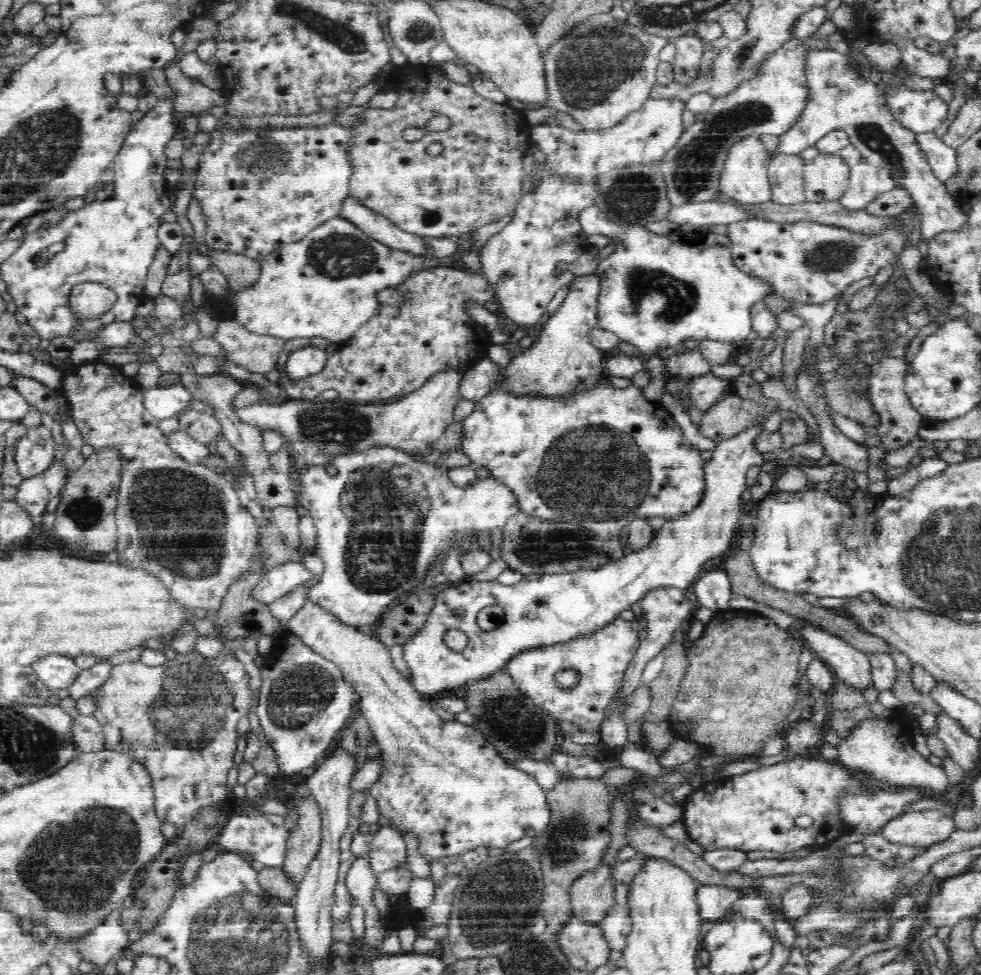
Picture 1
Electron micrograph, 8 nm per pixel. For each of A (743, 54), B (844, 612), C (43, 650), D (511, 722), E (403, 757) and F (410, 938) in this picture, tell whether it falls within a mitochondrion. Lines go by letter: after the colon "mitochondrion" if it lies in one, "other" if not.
A: mitochondrion
B: other
C: other
D: mitochondrion
E: mitochondrion
F: other

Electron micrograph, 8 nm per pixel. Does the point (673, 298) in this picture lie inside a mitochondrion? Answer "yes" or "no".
yes

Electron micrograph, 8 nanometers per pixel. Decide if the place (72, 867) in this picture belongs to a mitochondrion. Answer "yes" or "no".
yes

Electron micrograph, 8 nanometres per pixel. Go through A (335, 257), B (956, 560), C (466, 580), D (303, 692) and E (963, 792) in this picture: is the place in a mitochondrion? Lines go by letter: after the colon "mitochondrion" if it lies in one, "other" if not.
A: mitochondrion
B: mitochondrion
C: other
D: mitochondrion
E: other

